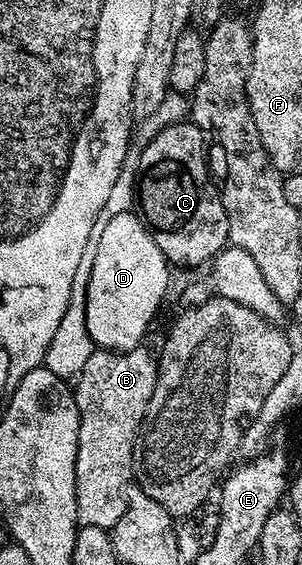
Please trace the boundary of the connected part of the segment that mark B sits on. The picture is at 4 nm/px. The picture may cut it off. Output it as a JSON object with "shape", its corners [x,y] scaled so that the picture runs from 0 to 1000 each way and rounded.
{"shape":[[[321,616],[311,618],[301,637],[288,637],[288,644],[275,644],[275,658],[248,671],[248,696],[255,701],[255,720],[262,722],[262,793],[255,795],[255,812],[248,814],[248,864],[255,865],[255,922],[268,931],[311,931],[315,935],[371,940],[374,929],[394,920],[394,913],[407,913],[407,906],[414,904],[414,883],[407,876],[417,864],[430,860],[447,846],[447,791],[460,782],[467,745],[480,742],[487,715],[513,694],[520,642],[523,635],[510,628],[503,634],[480,621],[480,616],[417,619],[411,623],[377,623]]]}

